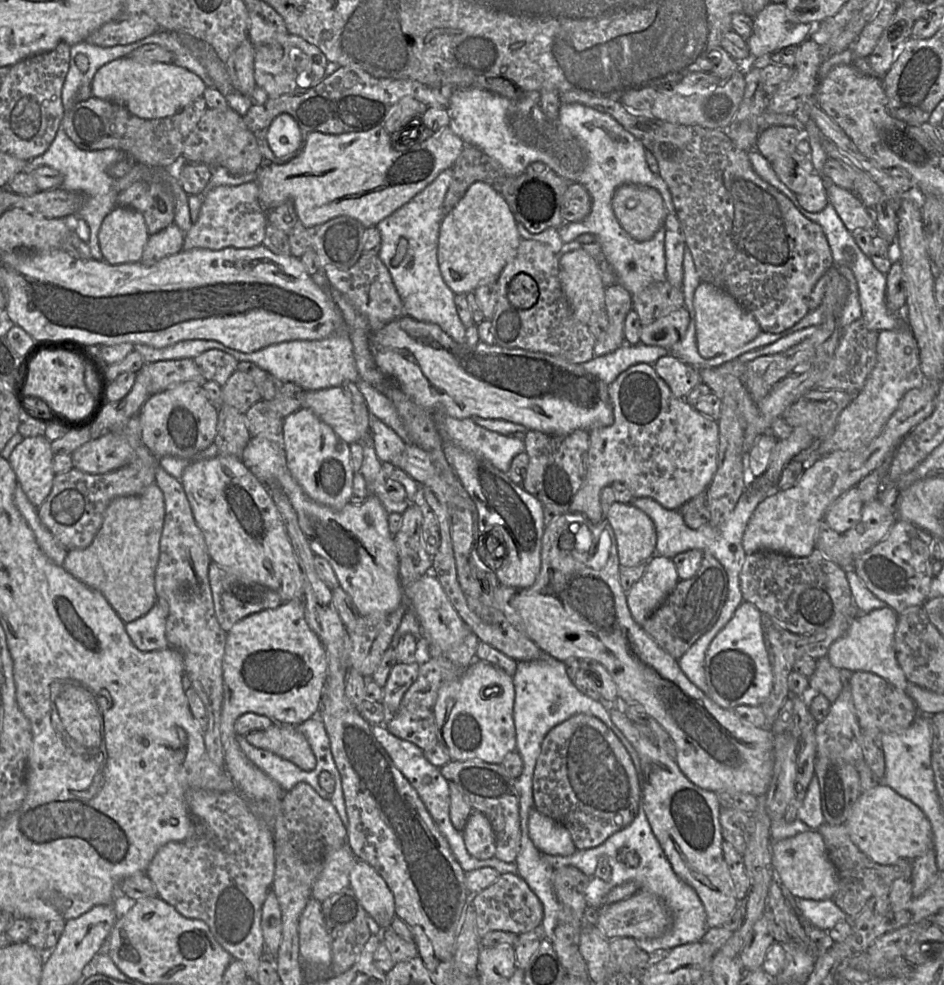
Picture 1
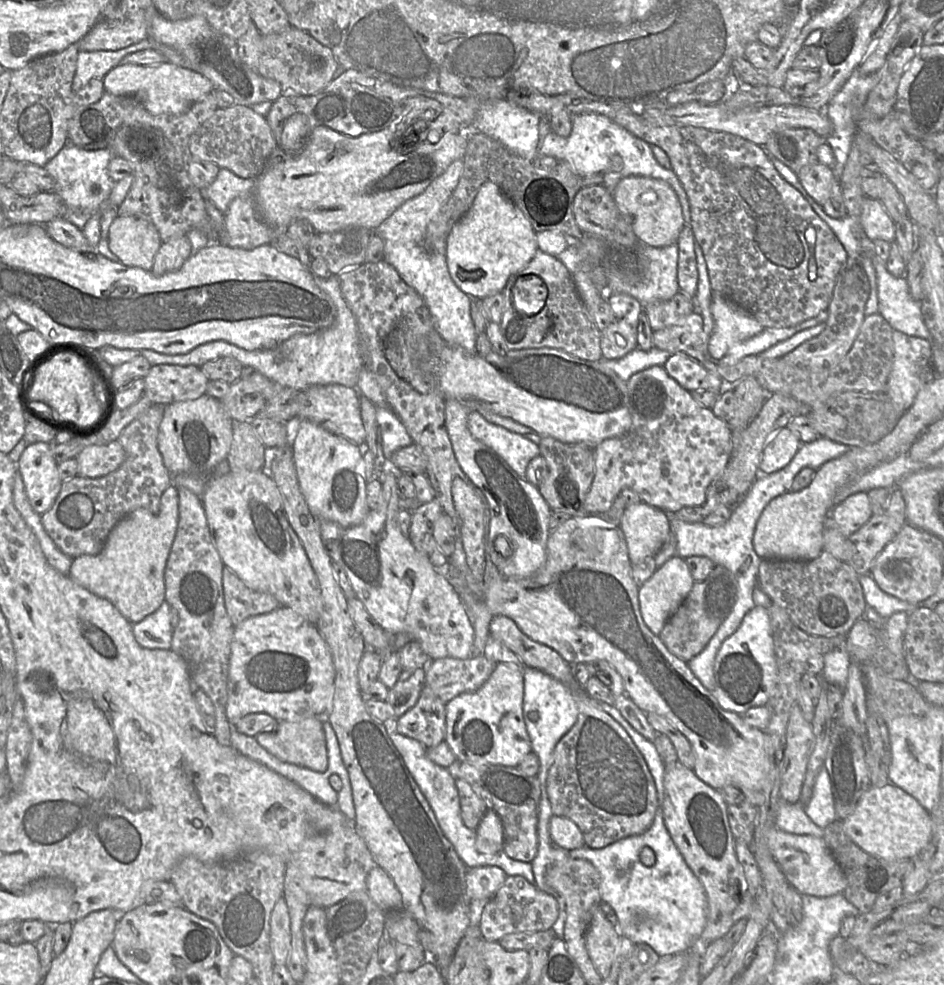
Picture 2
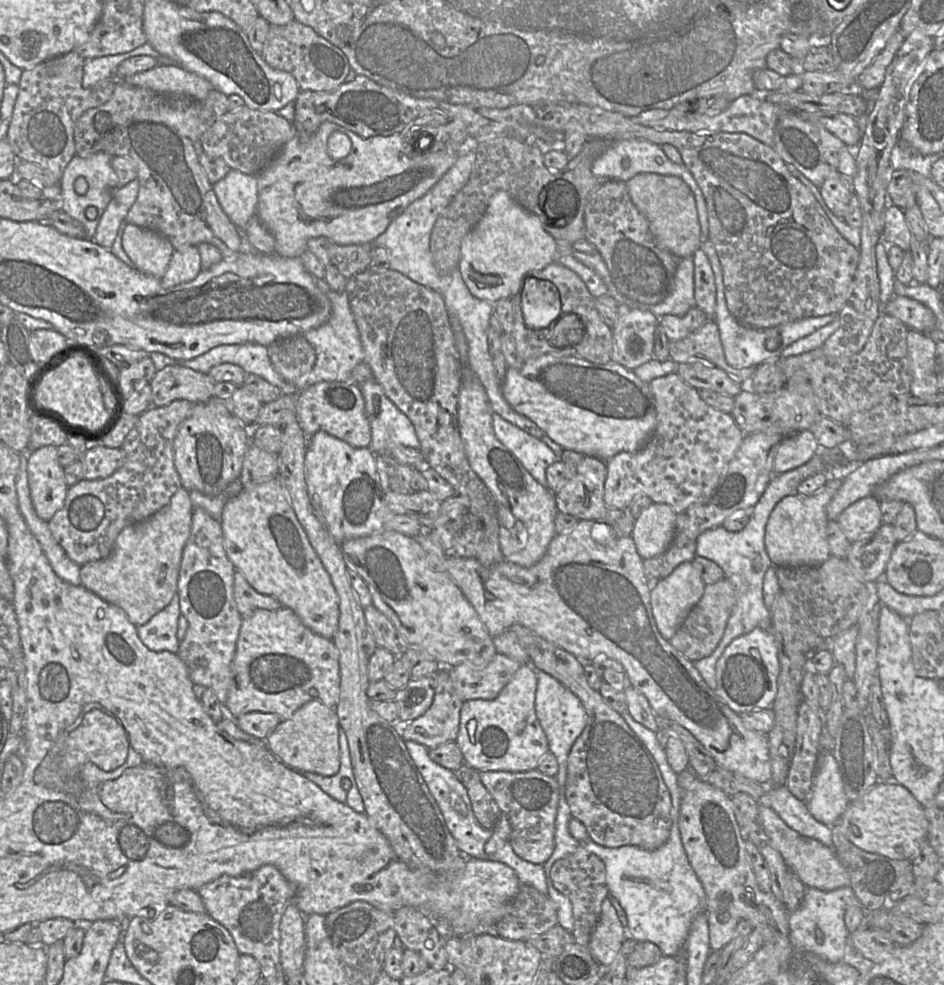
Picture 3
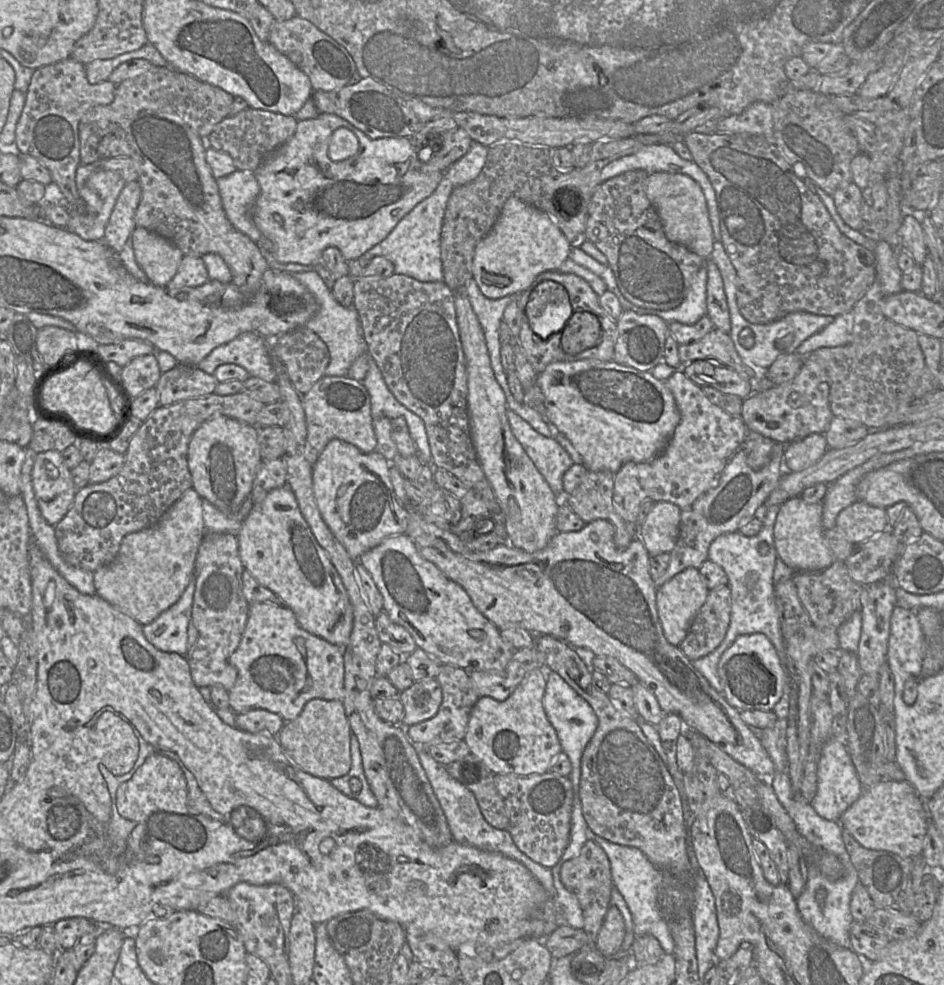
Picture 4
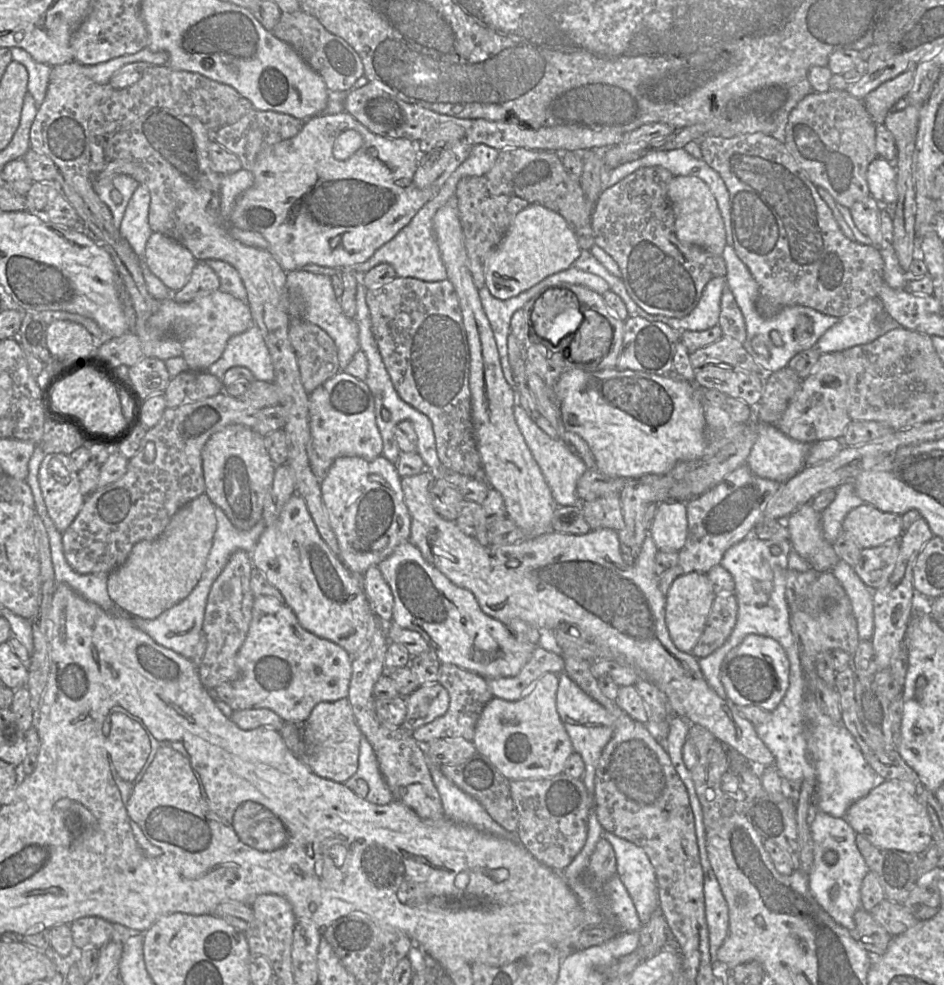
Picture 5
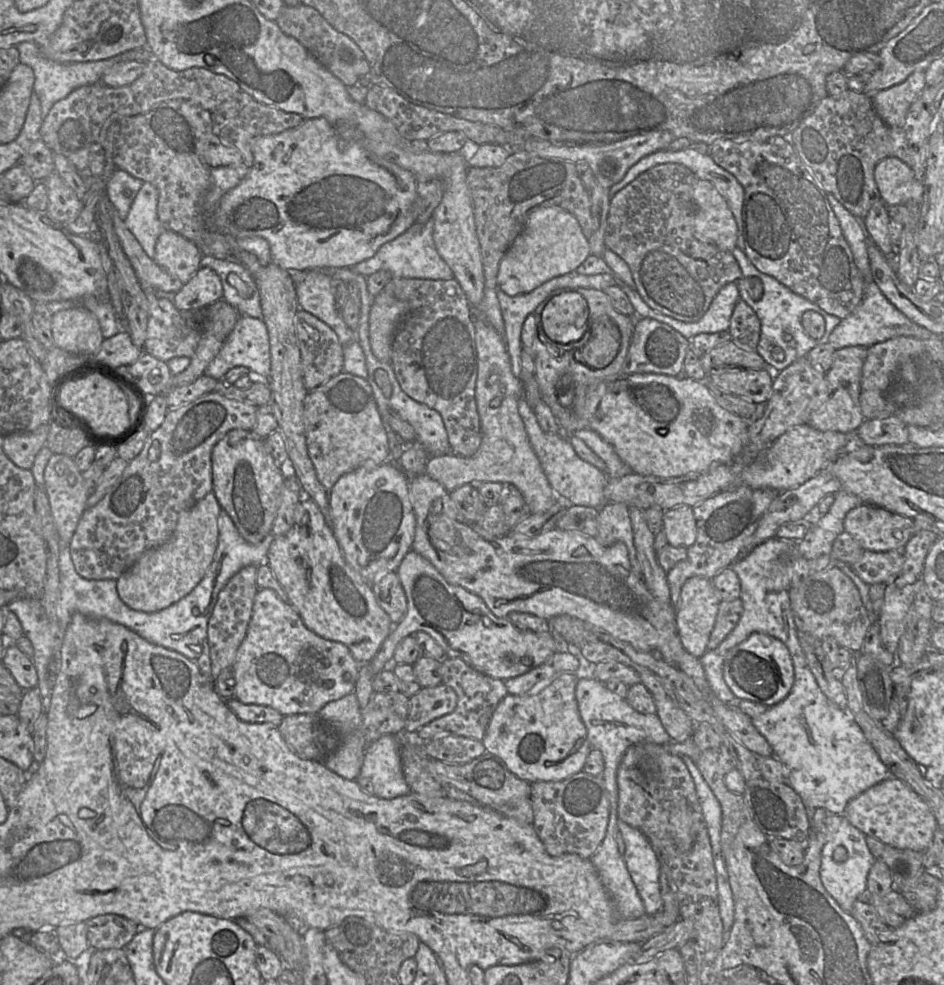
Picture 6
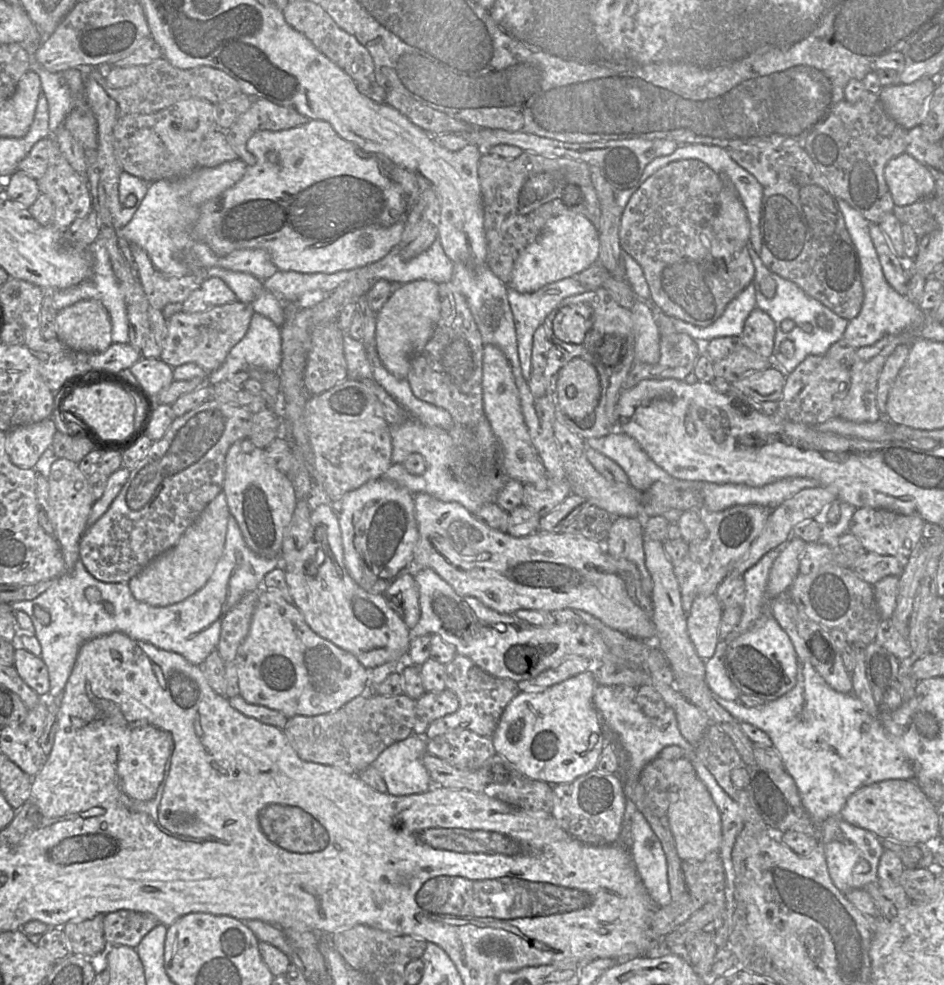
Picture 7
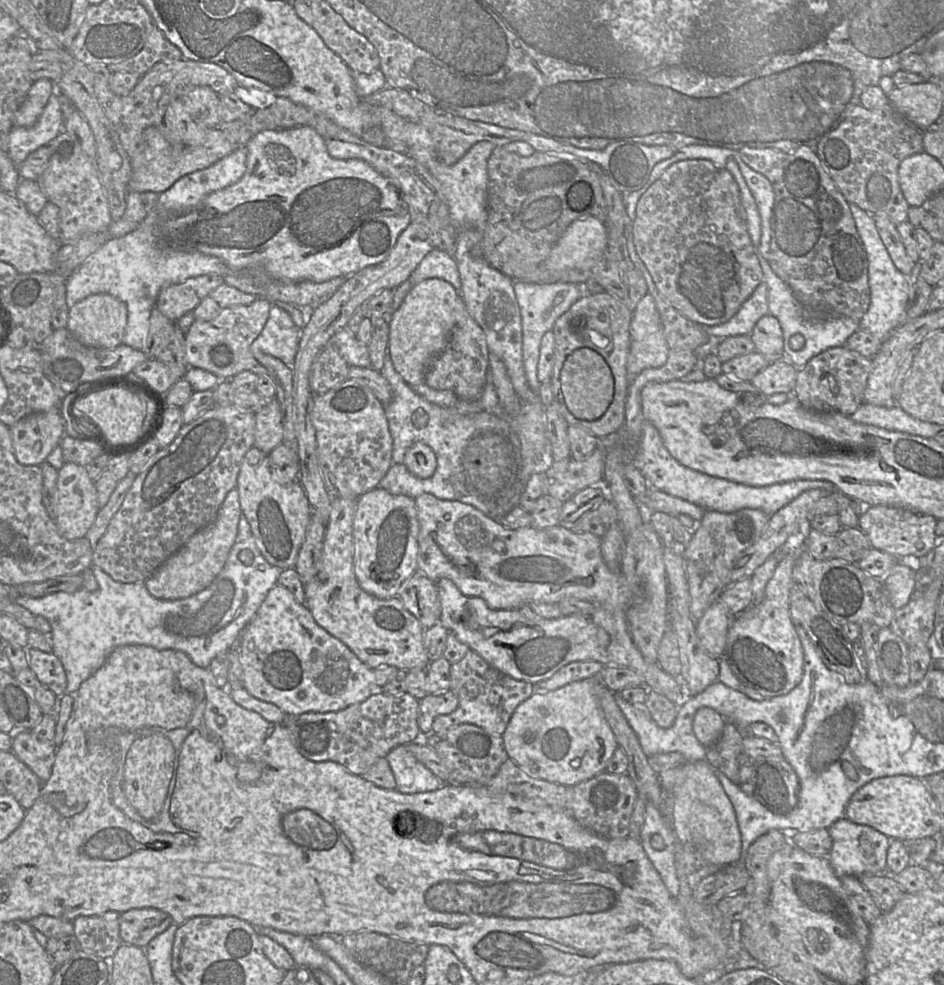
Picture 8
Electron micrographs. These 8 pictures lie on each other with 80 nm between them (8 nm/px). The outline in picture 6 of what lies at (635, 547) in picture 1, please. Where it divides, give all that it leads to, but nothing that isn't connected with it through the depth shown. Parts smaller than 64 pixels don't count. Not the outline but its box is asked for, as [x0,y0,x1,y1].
[662,505,697,547]

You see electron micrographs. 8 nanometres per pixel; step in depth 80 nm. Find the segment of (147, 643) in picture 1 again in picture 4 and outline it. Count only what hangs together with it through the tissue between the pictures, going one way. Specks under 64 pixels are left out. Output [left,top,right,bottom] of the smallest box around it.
[142,579,195,656]

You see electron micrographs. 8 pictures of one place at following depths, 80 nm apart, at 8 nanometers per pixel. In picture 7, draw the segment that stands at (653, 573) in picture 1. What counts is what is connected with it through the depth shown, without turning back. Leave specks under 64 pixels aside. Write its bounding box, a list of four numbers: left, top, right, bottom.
[687,594,723,660]

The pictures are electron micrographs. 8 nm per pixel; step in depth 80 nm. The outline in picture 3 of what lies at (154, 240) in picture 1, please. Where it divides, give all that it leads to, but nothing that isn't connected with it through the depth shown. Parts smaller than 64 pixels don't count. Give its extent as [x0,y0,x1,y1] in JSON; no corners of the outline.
[161,247,201,287]

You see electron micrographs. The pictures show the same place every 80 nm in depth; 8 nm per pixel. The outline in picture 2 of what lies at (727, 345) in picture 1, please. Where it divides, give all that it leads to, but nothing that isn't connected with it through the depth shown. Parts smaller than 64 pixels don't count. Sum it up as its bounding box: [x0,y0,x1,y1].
[708,293,765,359]

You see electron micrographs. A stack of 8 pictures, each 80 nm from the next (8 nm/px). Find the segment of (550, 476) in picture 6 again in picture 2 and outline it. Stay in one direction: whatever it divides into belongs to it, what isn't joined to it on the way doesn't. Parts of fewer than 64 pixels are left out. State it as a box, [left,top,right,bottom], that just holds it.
[468,411,540,477]

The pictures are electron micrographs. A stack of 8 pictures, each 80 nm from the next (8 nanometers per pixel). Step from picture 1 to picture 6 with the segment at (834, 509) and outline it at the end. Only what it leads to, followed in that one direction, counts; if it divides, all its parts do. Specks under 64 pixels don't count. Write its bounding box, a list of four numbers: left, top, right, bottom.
[844,503,914,550]

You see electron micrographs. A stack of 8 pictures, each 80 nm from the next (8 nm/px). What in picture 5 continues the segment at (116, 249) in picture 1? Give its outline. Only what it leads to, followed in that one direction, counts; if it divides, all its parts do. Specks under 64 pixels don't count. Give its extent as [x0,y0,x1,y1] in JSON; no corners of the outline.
[143,232,198,291]

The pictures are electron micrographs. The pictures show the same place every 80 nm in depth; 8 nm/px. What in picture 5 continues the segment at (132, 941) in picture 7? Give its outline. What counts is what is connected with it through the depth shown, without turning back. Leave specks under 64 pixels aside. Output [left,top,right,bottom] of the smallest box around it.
[69,916,138,949]

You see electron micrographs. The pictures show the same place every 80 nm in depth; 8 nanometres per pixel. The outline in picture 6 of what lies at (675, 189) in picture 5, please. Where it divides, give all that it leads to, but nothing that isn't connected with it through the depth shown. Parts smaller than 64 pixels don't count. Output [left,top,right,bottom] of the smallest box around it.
[693,178,737,251]

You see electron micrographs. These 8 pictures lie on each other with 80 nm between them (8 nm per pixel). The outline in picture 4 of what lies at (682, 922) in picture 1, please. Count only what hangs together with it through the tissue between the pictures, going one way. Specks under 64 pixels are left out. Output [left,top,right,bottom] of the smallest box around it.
[586,829,675,954]

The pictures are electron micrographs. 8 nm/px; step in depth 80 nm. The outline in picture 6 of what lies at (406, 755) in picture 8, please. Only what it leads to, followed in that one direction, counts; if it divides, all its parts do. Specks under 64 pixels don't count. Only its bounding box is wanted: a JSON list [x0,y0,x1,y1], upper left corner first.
[359,735,411,799]

